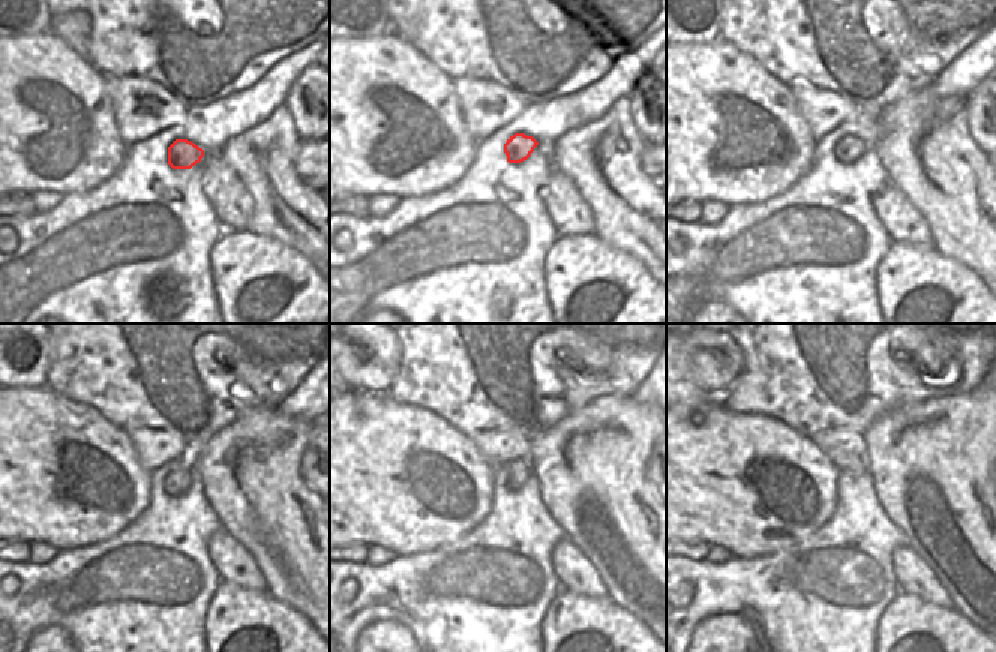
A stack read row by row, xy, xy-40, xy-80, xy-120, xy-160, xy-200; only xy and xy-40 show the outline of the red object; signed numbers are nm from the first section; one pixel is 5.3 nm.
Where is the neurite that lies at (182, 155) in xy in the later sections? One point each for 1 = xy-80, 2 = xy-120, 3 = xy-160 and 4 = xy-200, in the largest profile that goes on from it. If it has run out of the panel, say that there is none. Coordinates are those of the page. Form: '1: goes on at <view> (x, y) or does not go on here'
1: goes on at xy-80 (849, 149)
2: goes on at xy-120 (177, 483)
3: goes on at xy-160 (519, 469)
4: goes on at xy-200 (845, 462)

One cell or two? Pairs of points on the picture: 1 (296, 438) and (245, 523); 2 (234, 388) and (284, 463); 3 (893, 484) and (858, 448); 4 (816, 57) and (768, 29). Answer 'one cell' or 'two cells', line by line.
1: one cell
2: two cells
3: two cells
4: one cell

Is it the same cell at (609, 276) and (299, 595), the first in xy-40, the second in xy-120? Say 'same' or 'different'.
different

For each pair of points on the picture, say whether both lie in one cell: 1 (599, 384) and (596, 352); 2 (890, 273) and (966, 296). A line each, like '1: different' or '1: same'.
1: same
2: same

